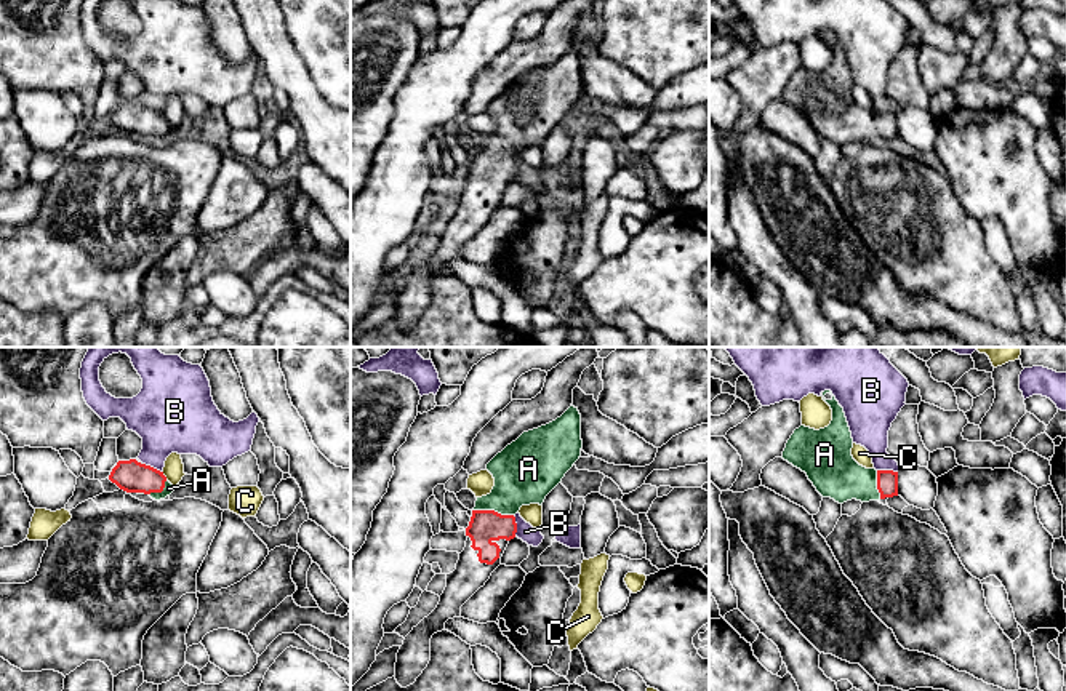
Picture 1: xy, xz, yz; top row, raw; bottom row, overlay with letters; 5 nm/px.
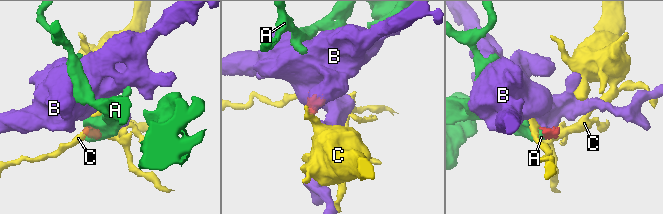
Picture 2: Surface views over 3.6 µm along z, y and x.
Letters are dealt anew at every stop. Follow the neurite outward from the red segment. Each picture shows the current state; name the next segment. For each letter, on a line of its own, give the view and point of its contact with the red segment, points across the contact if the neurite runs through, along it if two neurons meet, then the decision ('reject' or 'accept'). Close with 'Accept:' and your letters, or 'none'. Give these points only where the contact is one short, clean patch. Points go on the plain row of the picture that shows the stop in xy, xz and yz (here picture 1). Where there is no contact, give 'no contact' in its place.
A: xz (493, 152) | across xz (485, 167), (493, 152), (525, 114) | accept
B: xy (152, 109) | along xy (143, 104), (162, 114) | reject
C: xy (164, 117) | along xy (162, 114), (167, 120) | reject
Accept: A

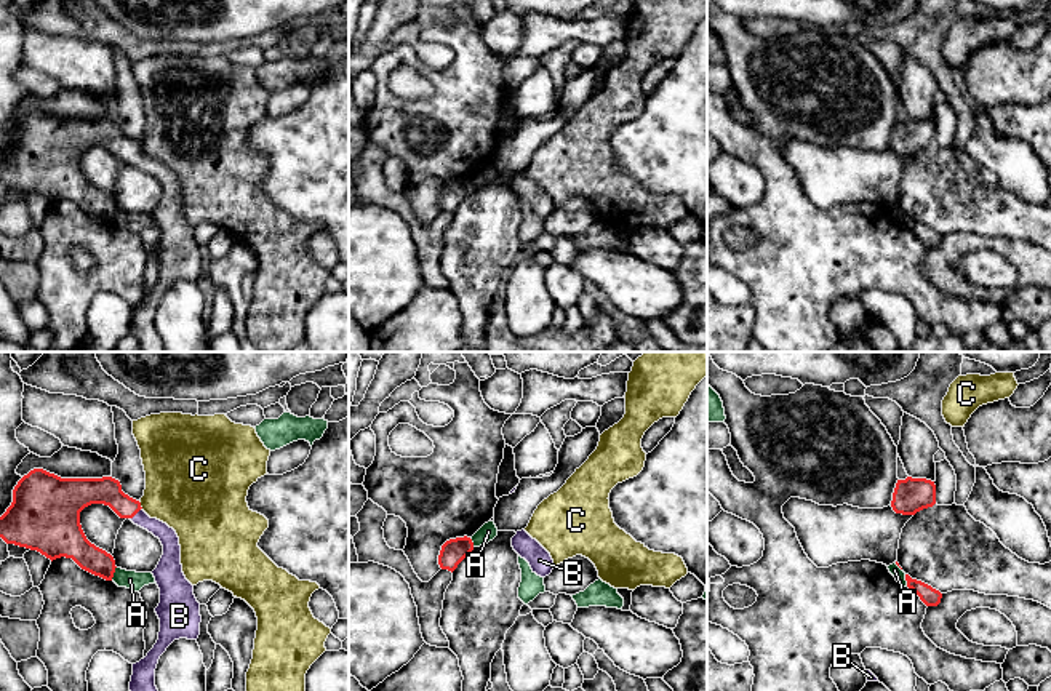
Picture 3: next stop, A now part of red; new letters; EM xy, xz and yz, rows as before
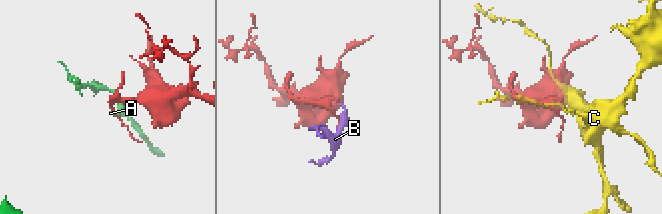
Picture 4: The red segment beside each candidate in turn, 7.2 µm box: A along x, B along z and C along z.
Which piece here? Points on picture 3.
A: xy (114, 213) | along xy (115, 208), (111, 221) | reject
B: xy (135, 155) | across xy (106, 131), (135, 155), (168, 179) | accept
C: xy (139, 146) | along xy (138, 143), (143, 149) | reject
Accept: B

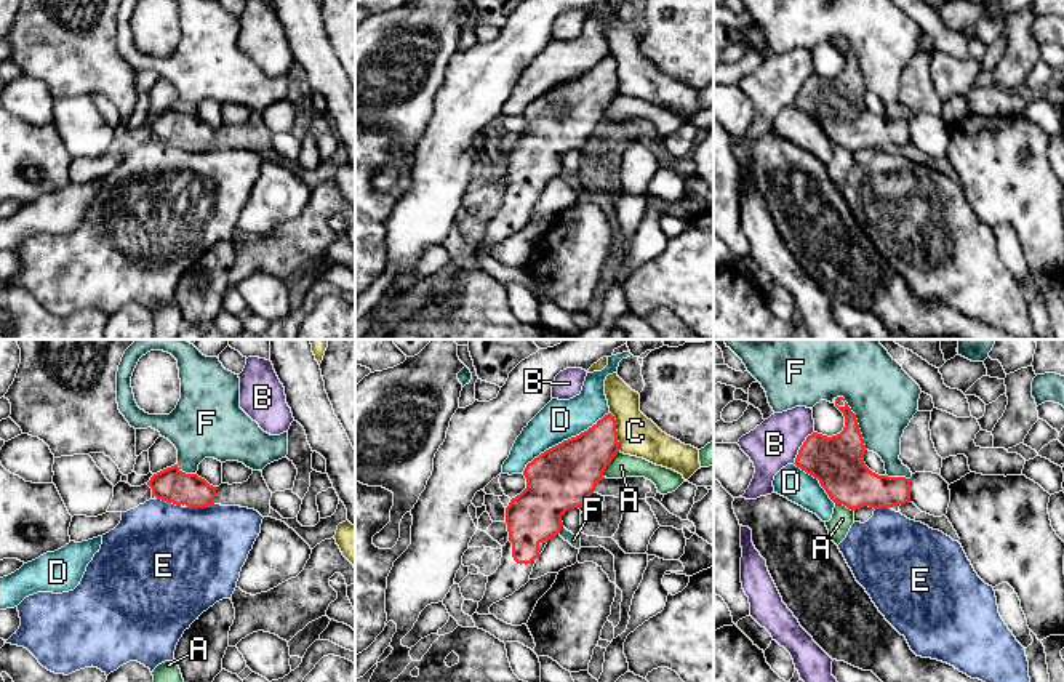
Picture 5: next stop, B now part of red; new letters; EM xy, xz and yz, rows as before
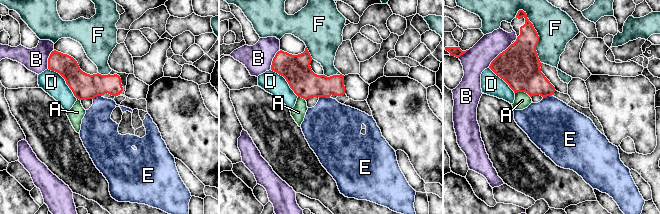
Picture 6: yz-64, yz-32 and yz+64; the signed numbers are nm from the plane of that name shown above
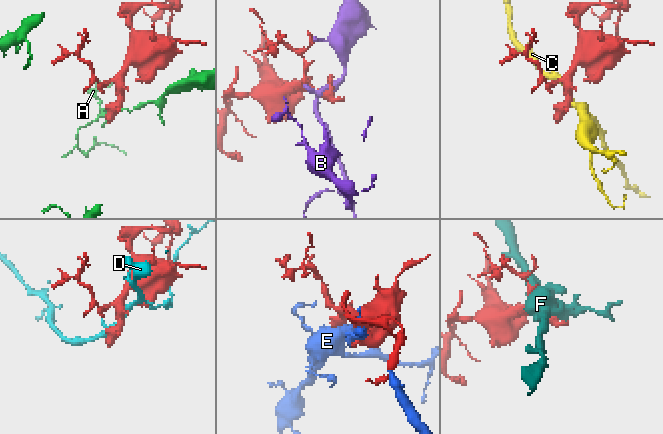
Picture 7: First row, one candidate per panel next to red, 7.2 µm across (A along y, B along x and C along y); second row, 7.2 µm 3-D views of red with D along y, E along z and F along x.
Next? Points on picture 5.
A: xz (610, 103) | along xz (618, 92), (602, 117) | reject
B: yz (800, 88) | reject
C: xz (616, 72) | along xz (610, 53), (615, 61), (620, 92) | reject
D: xz (564, 82) | reject
E: xy (200, 148) | reject
F: yz (856, 63) | reject
Accept: none

